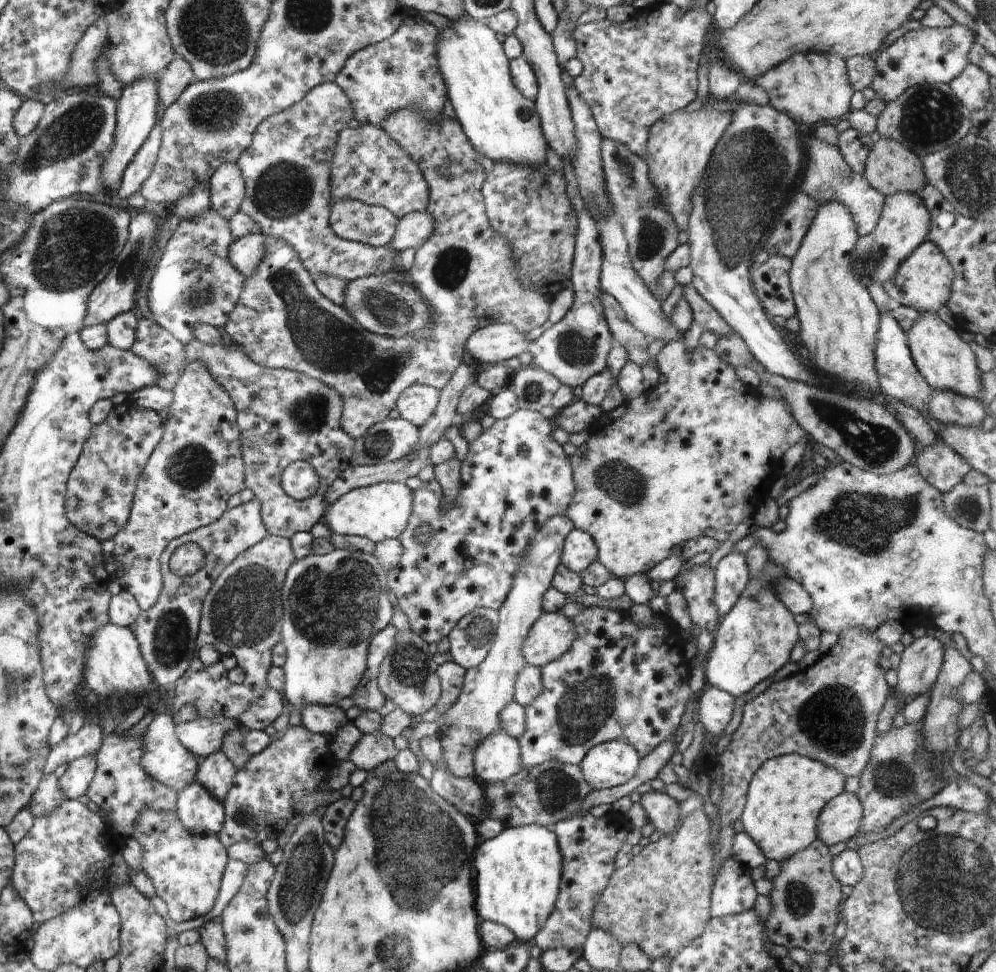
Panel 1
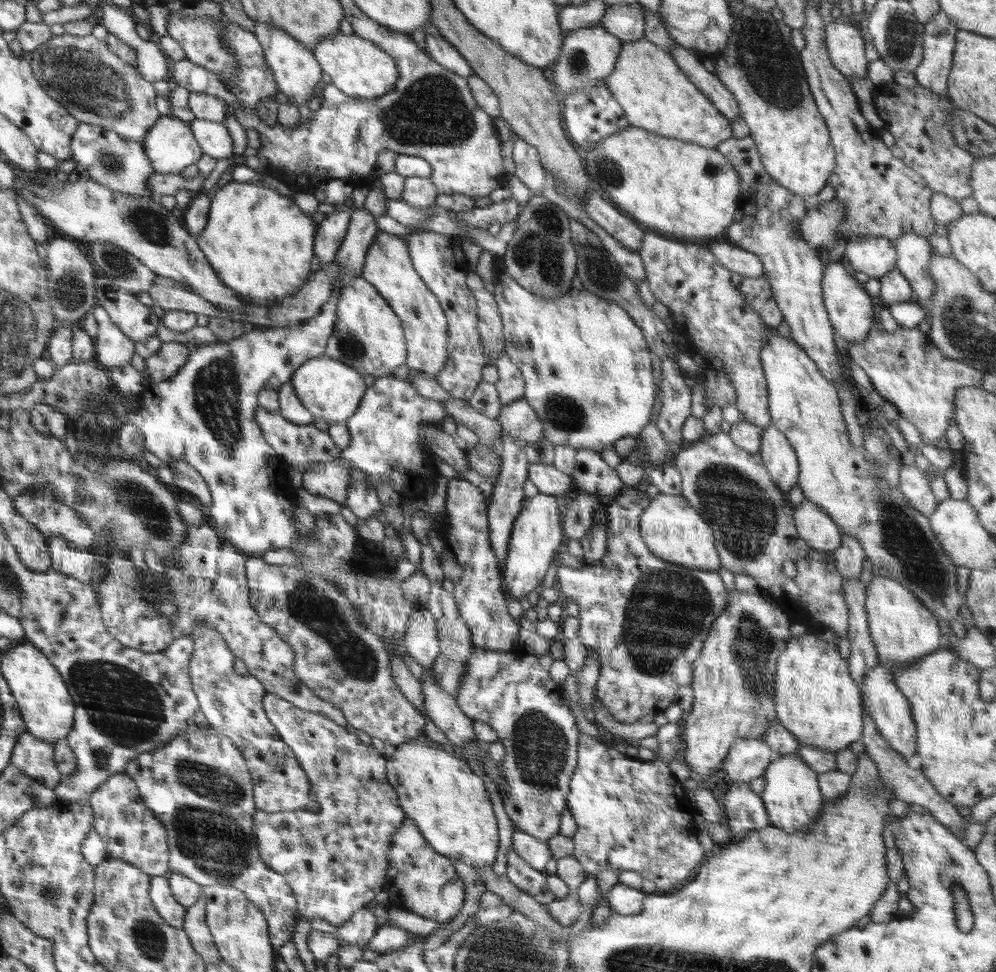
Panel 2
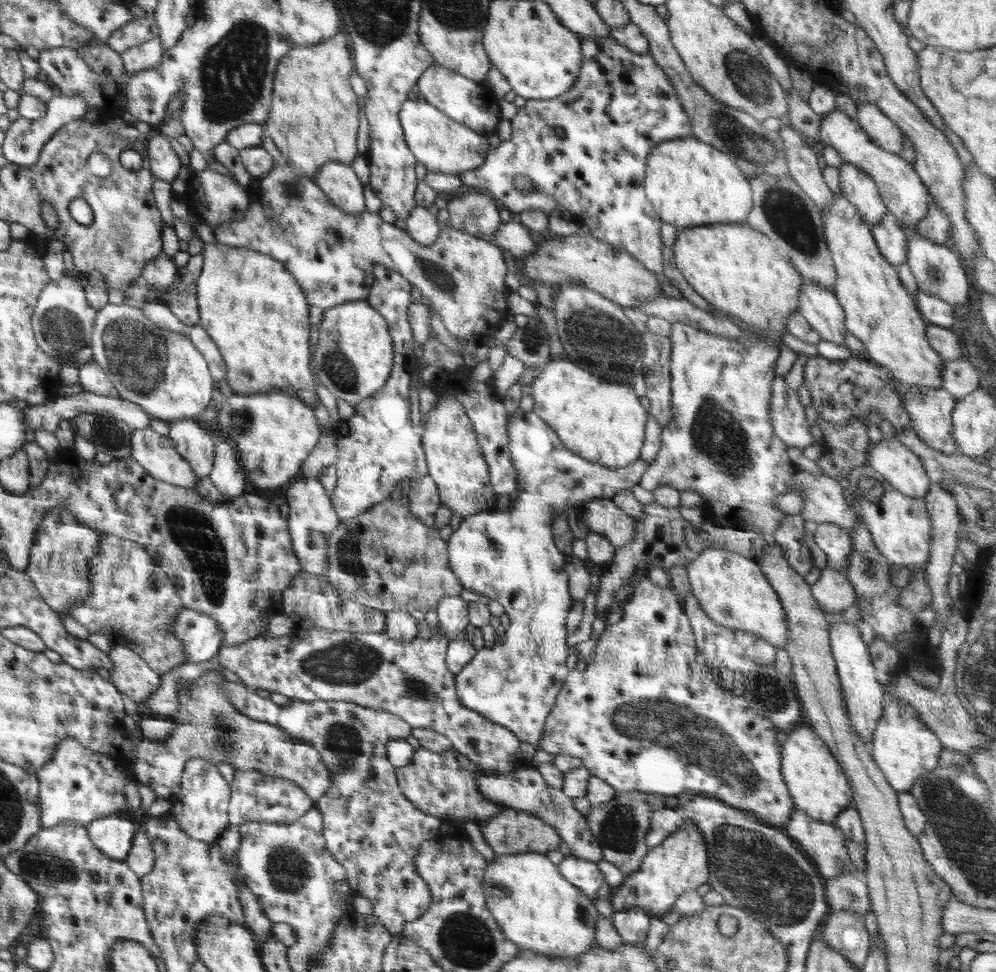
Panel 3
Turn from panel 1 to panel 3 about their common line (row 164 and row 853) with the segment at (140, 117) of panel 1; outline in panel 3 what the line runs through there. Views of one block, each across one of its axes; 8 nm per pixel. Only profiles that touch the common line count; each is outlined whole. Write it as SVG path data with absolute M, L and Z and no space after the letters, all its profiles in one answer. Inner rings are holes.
M103 816L86 824L86 828L93 844L106 856L118 861L129 858L138 832L130 818Z

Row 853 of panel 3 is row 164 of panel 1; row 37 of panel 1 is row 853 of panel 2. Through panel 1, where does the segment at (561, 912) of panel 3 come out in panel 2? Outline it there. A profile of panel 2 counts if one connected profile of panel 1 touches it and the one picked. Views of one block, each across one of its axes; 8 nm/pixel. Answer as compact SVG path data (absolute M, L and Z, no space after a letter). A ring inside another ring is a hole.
M406 741L391 747L386 757L386 776L398 796L398 802L407 816L414 820L426 843L451 861L460 861L475 868L491 866L499 850L496 815L484 781L470 769L468 761L446 747L432 747L422 741Z

